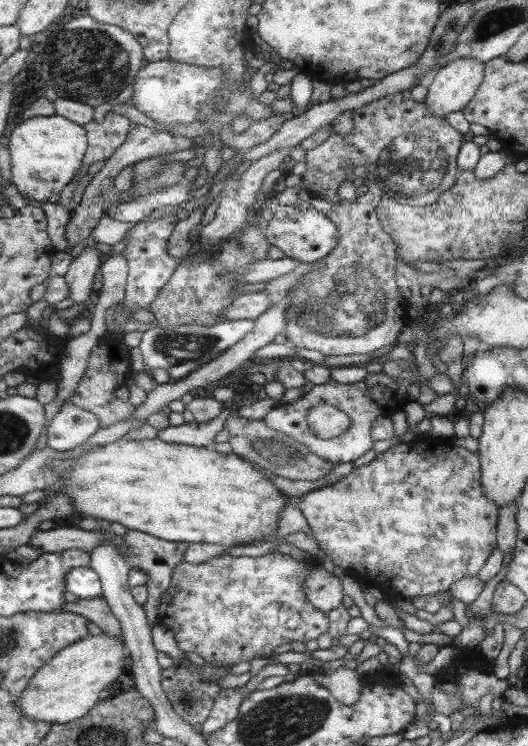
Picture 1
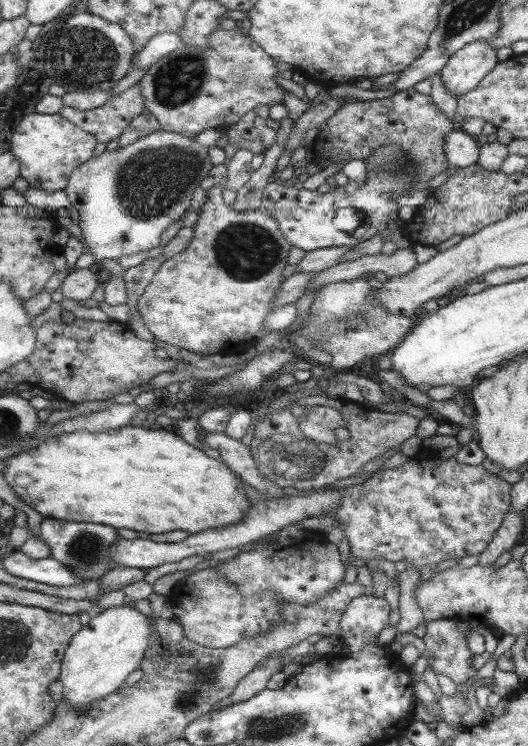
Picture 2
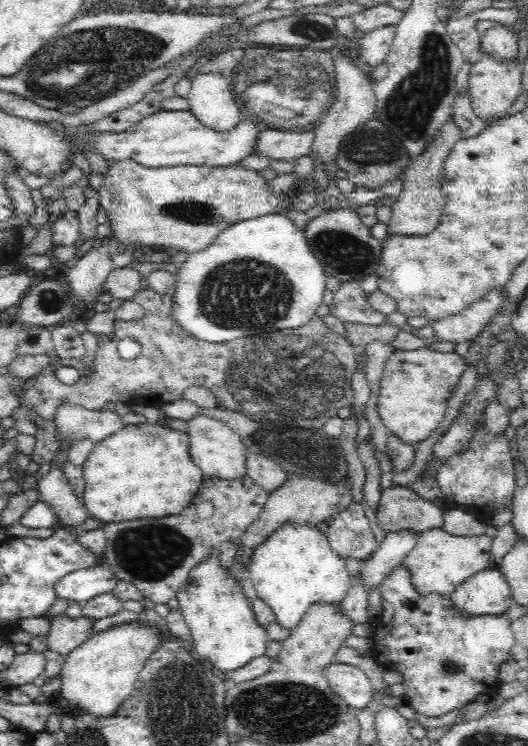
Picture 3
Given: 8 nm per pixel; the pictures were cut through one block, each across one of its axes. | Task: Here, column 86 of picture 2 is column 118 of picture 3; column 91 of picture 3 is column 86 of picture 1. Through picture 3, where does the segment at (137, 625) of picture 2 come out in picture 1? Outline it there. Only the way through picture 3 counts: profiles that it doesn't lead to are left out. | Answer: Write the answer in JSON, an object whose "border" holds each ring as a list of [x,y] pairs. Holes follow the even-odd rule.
{"border":[[[100,632],[88,635],[58,650],[51,660],[39,668],[17,697],[19,712],[31,720],[41,720],[52,725],[65,724],[85,716],[97,702],[97,692],[113,684],[123,670],[125,644]]]}

